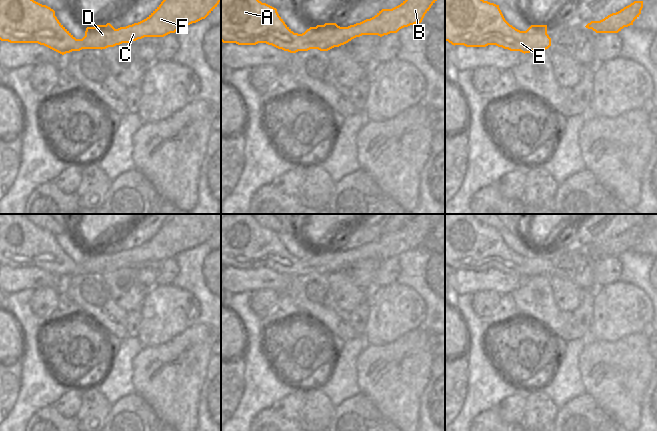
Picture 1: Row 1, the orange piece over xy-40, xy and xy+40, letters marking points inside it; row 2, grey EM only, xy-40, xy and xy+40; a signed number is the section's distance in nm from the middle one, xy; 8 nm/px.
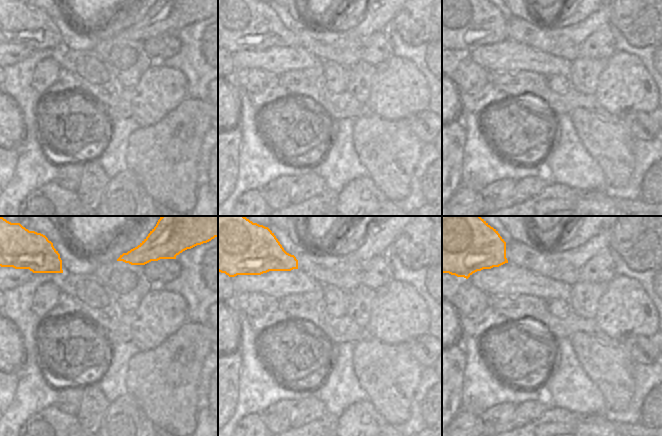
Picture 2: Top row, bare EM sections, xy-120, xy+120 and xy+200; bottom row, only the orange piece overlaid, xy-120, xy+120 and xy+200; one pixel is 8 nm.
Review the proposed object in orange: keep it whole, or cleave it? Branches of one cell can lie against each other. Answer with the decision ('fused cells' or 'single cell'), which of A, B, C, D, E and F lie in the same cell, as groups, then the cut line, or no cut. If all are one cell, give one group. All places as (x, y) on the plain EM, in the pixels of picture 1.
single cell; groups A B C D E F; cut none

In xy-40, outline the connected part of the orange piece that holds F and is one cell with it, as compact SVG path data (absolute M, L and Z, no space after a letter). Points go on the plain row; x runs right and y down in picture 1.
M0 214L0 264L10 267L38 267L62 279L82 273L106 273L122 267L131 267L144 261L164 261L175 257L178 253L186 251L205 243L221 225L221 214L171 214L161 228L144 244L115 253L110 247L87 251L85 260L76 263L57 243L55 235L46 229L34 225L24 214Z

